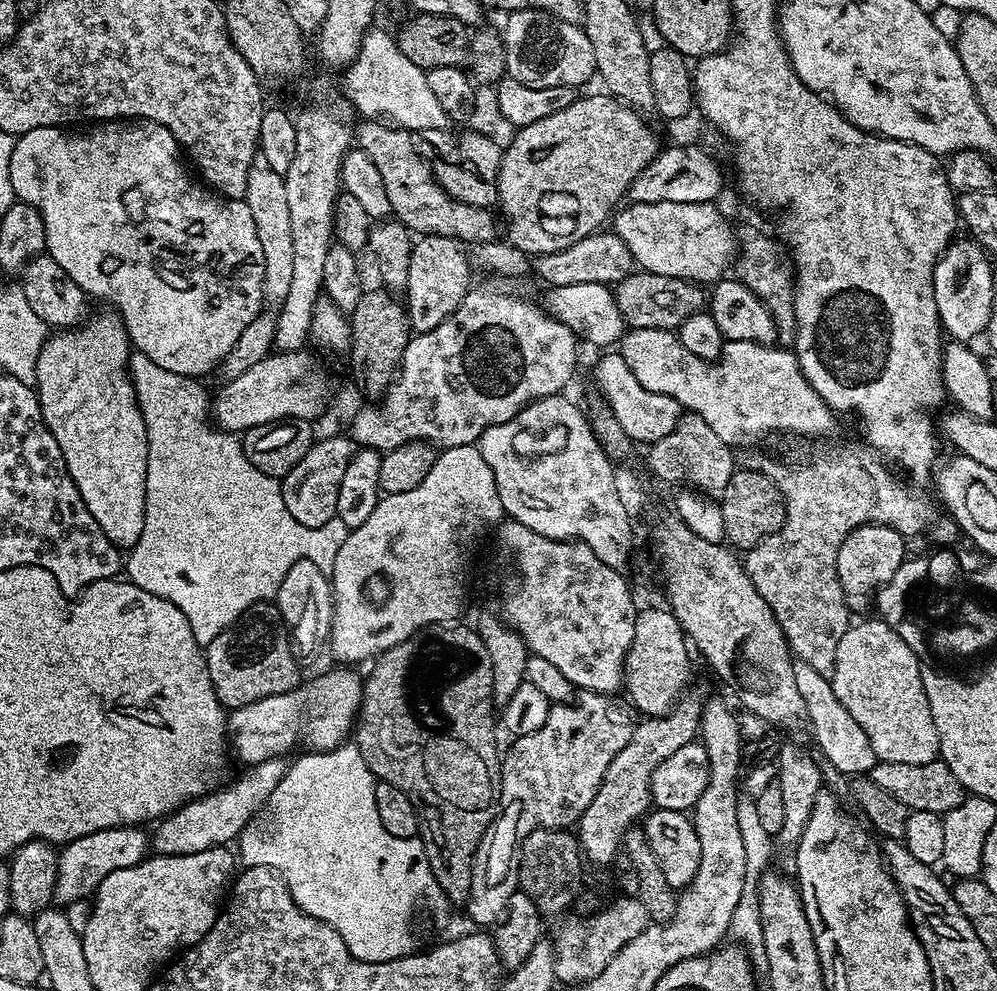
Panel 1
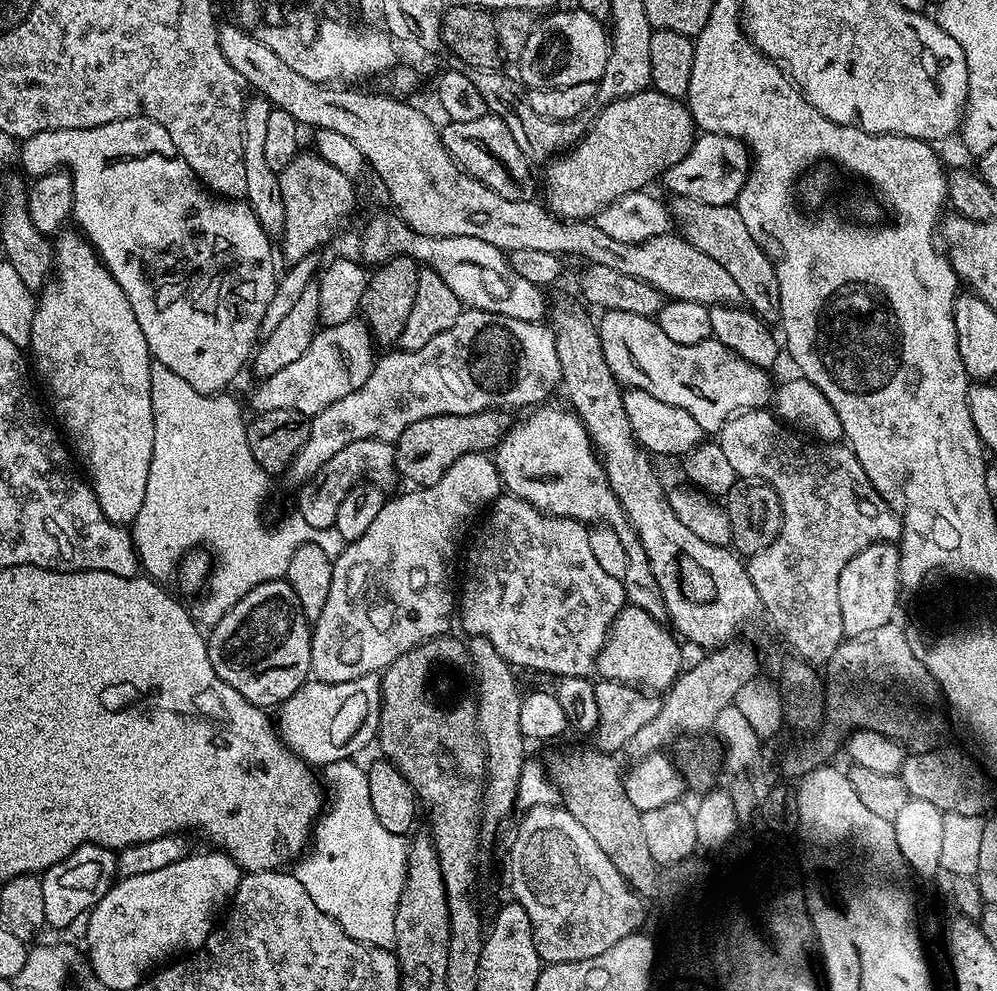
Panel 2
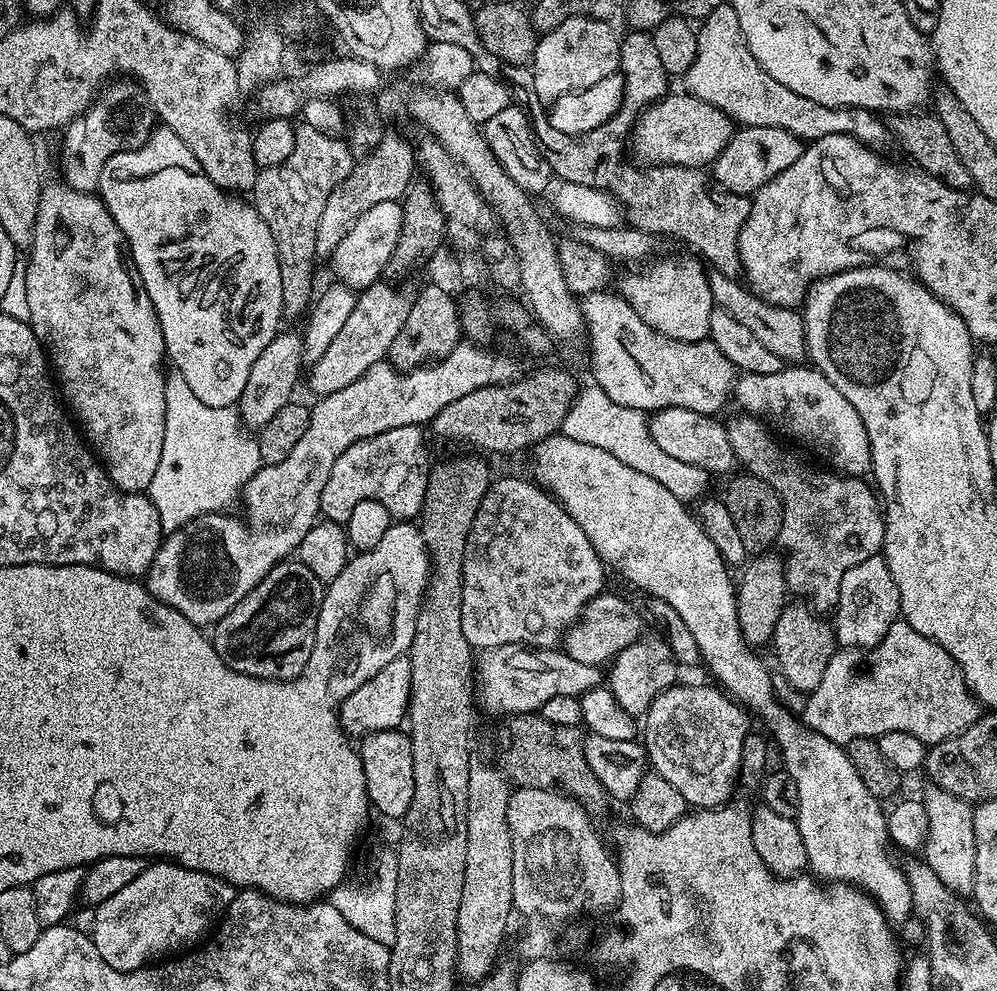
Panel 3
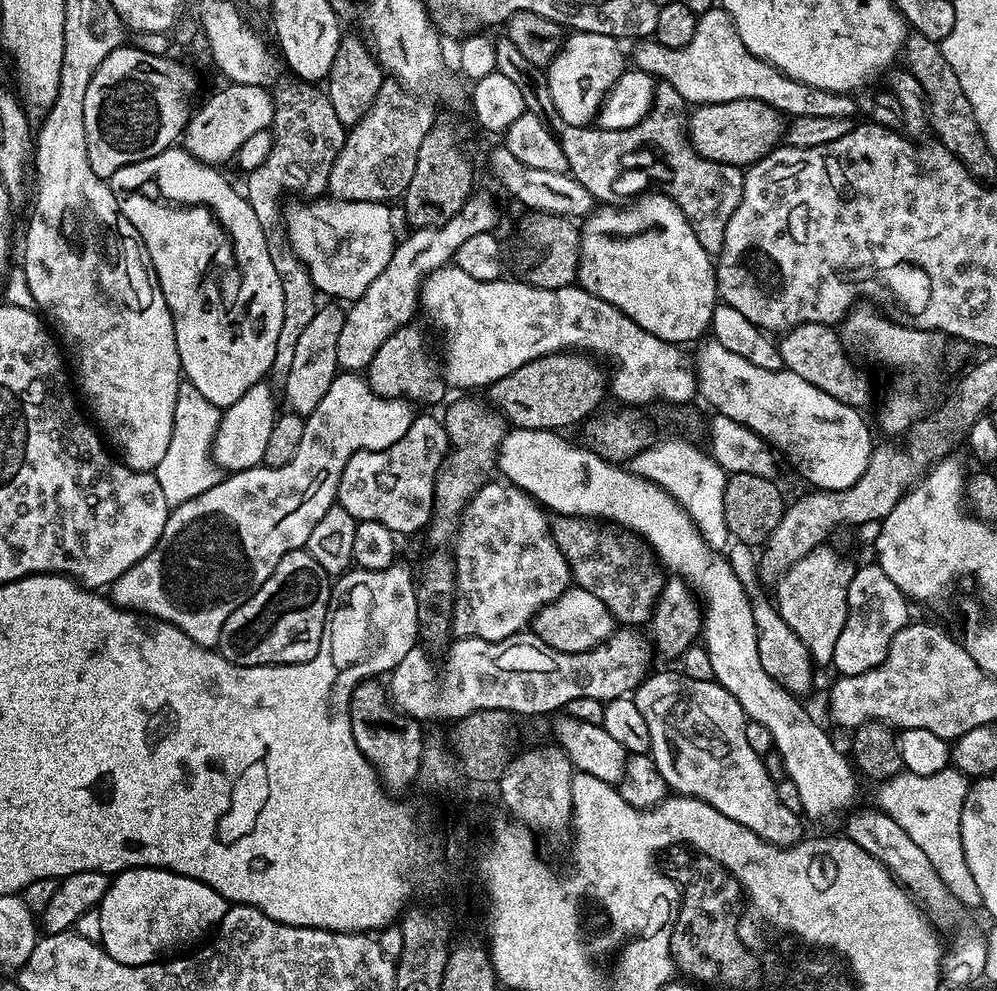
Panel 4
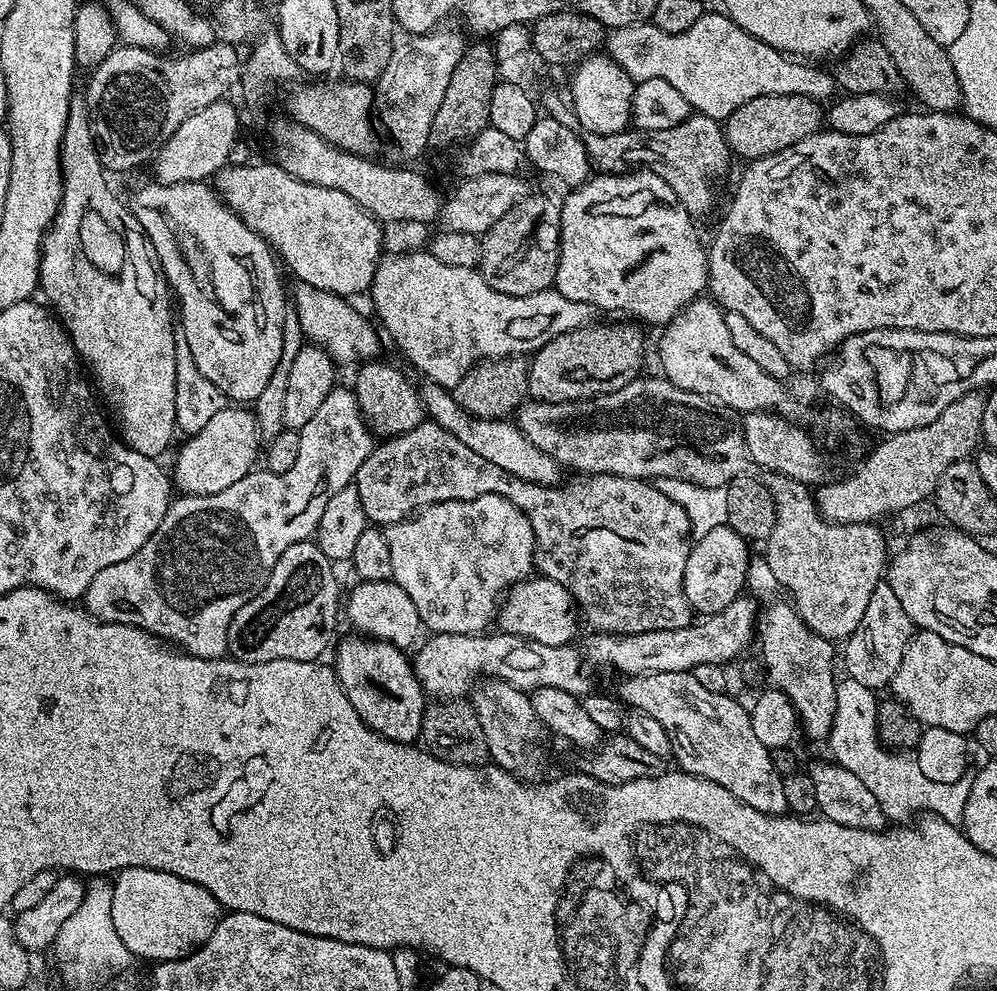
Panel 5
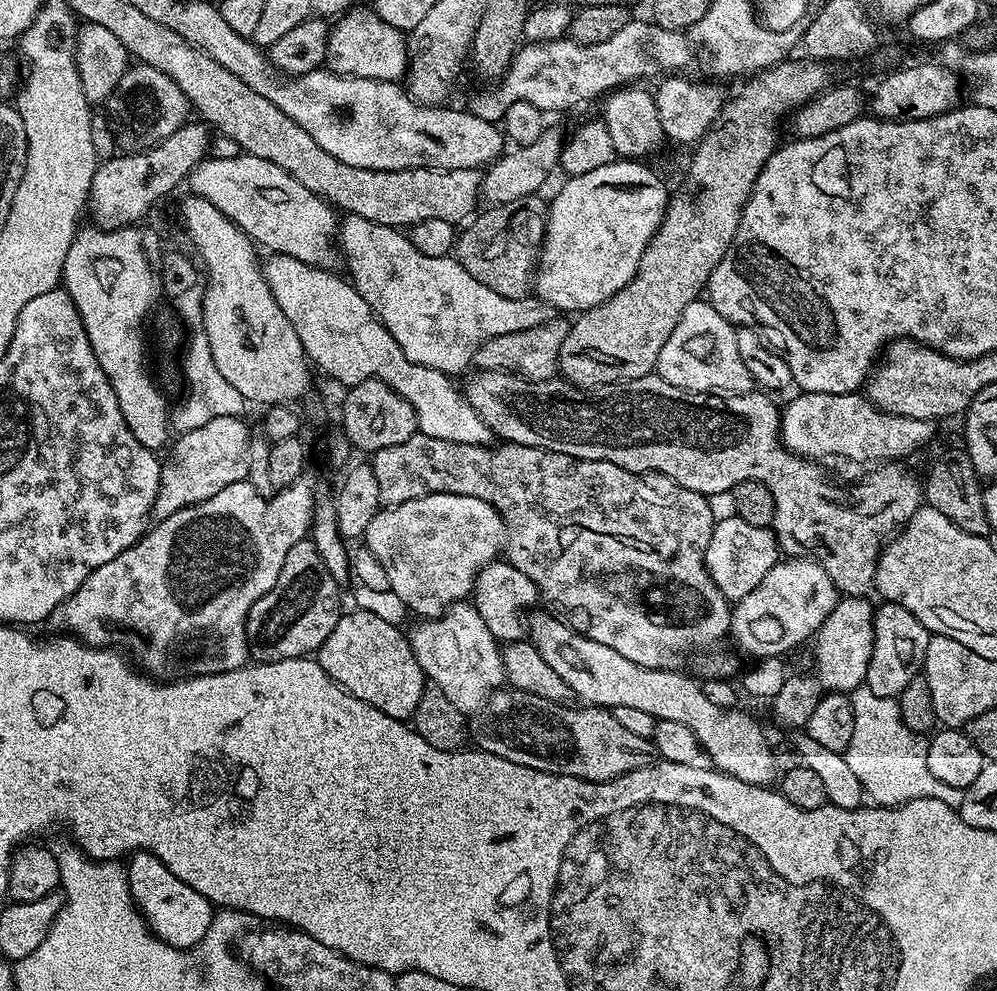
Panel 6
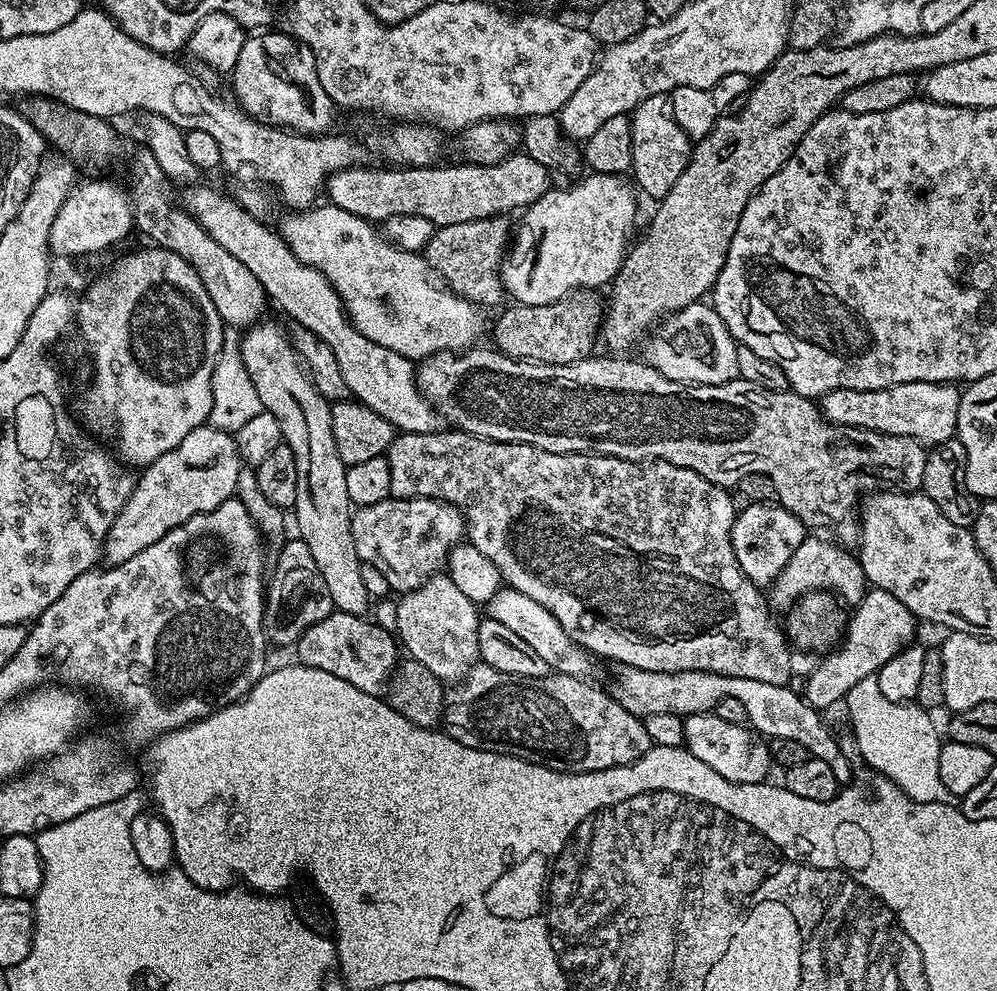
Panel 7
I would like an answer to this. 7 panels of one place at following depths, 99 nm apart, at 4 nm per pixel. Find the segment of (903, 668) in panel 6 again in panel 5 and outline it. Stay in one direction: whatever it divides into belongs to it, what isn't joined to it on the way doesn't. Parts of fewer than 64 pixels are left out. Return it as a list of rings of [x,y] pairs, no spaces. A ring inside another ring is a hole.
[[[886,582],[874,586],[874,594],[870,594],[870,602],[866,605],[866,614],[862,614],[862,622],[858,622],[854,634],[843,645],[847,679],[862,682],[862,686],[873,690],[887,689],[894,674],[898,674],[898,666],[902,666],[906,646],[913,635],[913,622],[906,610],[902,610],[902,602],[898,602],[894,590],[890,590]]]

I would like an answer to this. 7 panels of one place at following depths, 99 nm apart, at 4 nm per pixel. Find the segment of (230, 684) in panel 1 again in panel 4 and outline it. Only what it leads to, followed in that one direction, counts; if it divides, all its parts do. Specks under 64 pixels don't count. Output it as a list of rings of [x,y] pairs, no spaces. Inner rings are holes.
[[[299,548],[288,552],[278,566],[274,566],[274,574],[262,582],[262,586],[249,600],[230,618],[226,618],[226,626],[222,626],[222,634],[218,651],[230,662],[242,666],[266,666],[267,664],[301,664],[312,660],[318,654],[318,646],[322,642],[324,627],[328,621],[328,613],[332,604],[332,586],[330,573],[316,561],[311,551]]]

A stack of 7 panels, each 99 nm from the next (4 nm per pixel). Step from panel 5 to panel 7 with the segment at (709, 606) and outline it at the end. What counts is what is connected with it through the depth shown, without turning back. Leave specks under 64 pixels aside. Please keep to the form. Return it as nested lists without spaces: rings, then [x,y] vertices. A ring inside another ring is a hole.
[[[779,502],[750,503],[737,511],[732,527],[732,545],[738,566],[746,574],[746,578],[750,578],[755,584],[771,585],[776,576],[782,574],[786,562],[790,562],[794,550],[802,546],[805,535],[804,521]]]

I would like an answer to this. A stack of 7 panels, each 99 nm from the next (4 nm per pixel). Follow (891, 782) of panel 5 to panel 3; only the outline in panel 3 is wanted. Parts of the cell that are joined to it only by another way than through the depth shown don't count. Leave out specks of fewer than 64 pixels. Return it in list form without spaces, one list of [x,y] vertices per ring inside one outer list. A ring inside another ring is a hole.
[[[932,786],[929,789],[922,796],[929,819],[928,838],[922,847],[923,859],[952,893],[961,898],[971,897],[976,881],[973,805],[941,788]]]

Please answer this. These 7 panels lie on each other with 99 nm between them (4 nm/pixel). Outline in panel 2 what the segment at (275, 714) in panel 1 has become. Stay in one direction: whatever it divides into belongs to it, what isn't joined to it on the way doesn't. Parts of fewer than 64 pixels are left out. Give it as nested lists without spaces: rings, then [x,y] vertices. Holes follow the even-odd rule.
[[[374,672],[337,684],[309,679],[289,700],[279,705],[279,723],[287,743],[310,766],[355,757],[355,752],[362,751],[371,740],[373,743],[380,731],[380,681],[381,677]]]

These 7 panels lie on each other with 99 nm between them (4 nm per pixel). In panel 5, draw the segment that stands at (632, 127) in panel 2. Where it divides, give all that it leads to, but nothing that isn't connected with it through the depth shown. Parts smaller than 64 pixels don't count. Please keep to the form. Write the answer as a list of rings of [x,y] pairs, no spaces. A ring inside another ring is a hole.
[[[778,94],[750,98],[750,102],[738,106],[738,110],[729,114],[722,127],[724,140],[728,143],[729,149],[735,155],[737,152],[742,159],[748,160],[744,162],[755,162],[764,156],[773,156],[786,150],[802,142],[807,136],[815,136],[825,124],[826,112],[821,101],[794,94]]]

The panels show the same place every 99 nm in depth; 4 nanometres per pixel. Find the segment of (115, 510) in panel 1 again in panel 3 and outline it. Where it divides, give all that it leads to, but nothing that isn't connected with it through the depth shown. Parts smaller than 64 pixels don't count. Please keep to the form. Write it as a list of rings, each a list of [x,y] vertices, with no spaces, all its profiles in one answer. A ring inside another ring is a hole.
[[[64,182],[45,183],[40,190],[38,214],[34,222],[34,238],[32,239],[32,247],[26,256],[26,263],[27,268],[24,271],[26,274],[26,299],[30,305],[30,318],[27,322],[32,328],[32,333],[39,338],[47,359],[54,369],[59,391],[62,393],[75,423],[82,429],[87,443],[94,449],[95,455],[103,461],[104,471],[120,491],[147,493],[150,482],[154,479],[154,470],[158,470],[158,461],[162,458],[162,434],[166,426],[166,394],[164,393],[166,353],[162,338],[162,326],[158,322],[158,314],[154,310],[146,290],[142,286],[138,286],[137,277],[126,259],[118,226],[112,215],[106,210],[99,195],[69,188]]]

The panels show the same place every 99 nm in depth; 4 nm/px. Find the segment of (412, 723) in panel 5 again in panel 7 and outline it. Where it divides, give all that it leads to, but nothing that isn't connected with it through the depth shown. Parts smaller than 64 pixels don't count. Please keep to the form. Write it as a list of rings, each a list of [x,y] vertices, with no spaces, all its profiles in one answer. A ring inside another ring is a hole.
[[[333,610],[322,622],[314,622],[310,630],[301,634],[294,651],[300,655],[297,656],[299,663],[326,670],[326,674],[334,674],[334,678],[342,678],[366,694],[383,697],[398,663],[398,640],[389,629],[388,632],[380,624],[371,624],[364,616]]]

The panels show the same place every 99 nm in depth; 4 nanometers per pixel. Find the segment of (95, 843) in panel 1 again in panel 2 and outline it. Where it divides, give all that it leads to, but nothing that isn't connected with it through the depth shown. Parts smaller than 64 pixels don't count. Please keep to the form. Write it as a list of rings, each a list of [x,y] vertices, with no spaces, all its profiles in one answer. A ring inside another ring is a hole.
[[[83,844],[74,850],[74,854],[47,868],[40,876],[42,902],[46,909],[45,925],[49,929],[68,928],[79,916],[80,919],[87,917],[96,903],[108,893],[117,877],[116,858],[117,853],[113,849],[97,844]]]

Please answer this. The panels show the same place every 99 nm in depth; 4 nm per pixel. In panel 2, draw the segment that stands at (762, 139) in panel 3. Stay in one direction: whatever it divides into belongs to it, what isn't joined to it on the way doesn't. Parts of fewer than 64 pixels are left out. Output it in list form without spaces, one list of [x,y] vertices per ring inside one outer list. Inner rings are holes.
[[[706,132],[697,135],[690,154],[686,154],[682,162],[674,162],[674,166],[664,172],[662,183],[676,198],[694,199],[711,206],[735,205],[742,186],[746,186],[749,171],[750,149],[744,141],[726,134]]]

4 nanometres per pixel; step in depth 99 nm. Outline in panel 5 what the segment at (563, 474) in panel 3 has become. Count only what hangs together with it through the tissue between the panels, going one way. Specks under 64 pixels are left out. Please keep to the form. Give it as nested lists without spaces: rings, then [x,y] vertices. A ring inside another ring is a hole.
[[[431,382],[425,385],[422,388],[422,395],[427,419],[442,426],[442,430],[450,430],[450,434],[454,434],[458,442],[466,442],[466,446],[474,450],[474,454],[486,458],[486,462],[494,462],[494,466],[502,466],[502,470],[526,482],[552,486],[559,481],[556,479],[559,478],[560,472],[562,473],[561,465],[557,464],[554,458],[550,458],[550,454],[538,450],[538,446],[534,446],[534,442],[530,442],[530,438],[526,438],[526,434],[522,434],[522,430],[515,423],[507,419],[479,420],[466,410],[462,410],[462,406],[458,406],[449,389]]]

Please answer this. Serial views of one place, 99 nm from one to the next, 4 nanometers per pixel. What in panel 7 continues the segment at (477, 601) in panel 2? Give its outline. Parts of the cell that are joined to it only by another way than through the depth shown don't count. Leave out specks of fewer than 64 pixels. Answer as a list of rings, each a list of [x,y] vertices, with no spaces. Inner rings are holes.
[[[389,498],[352,513],[354,550],[365,564],[377,567],[396,594],[421,588],[447,565],[448,556],[466,536],[464,513],[443,500]]]

